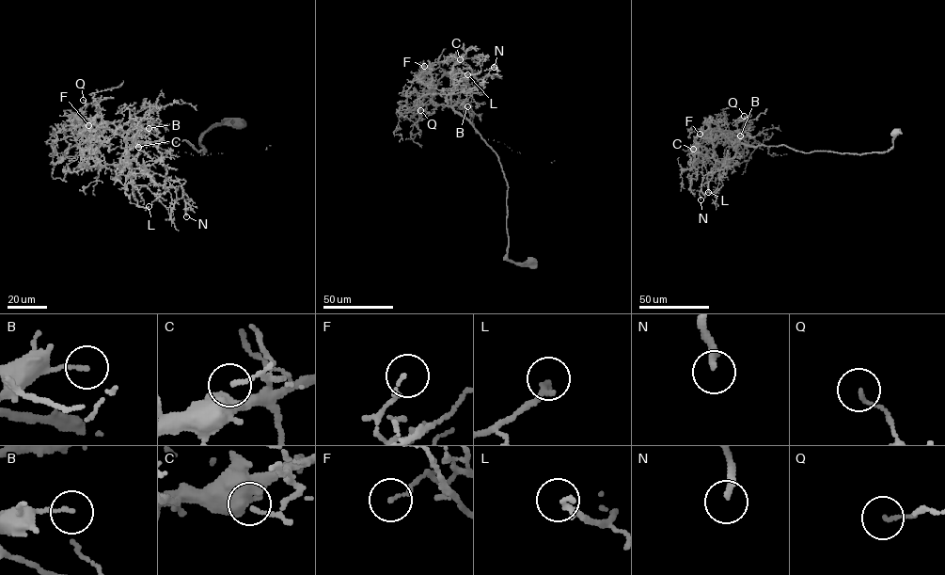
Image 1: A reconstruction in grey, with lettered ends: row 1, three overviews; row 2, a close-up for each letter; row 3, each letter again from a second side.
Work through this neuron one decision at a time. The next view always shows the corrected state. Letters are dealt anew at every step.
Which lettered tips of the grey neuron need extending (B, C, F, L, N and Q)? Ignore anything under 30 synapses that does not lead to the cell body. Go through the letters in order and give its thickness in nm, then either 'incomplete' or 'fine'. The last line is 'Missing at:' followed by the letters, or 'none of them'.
B: 120 nm thick; fine
C: 140 nm thick; fine
F: 130 nm thick; fine
L: 240 nm thick; fine
N: 240 nm thick; fine
Q: 130 nm thick; fine
Missing at: none of them

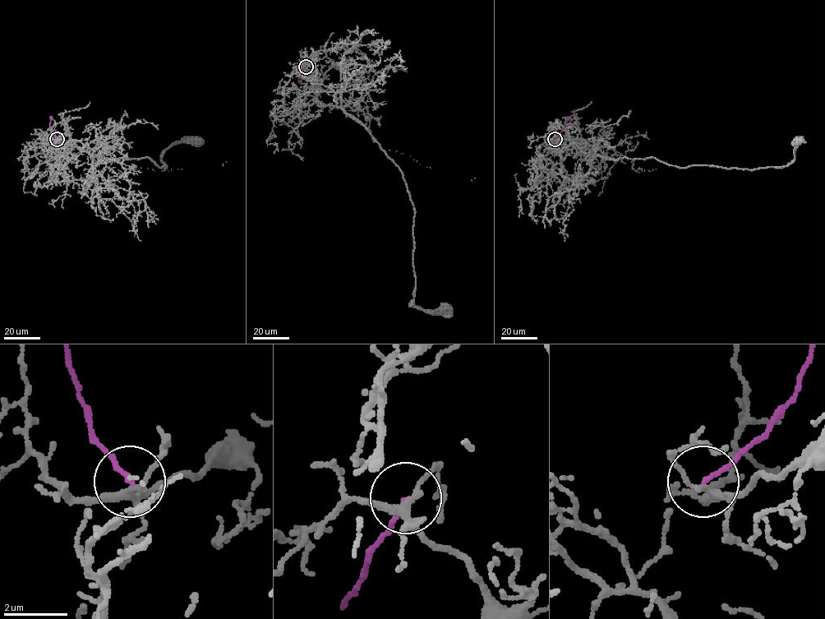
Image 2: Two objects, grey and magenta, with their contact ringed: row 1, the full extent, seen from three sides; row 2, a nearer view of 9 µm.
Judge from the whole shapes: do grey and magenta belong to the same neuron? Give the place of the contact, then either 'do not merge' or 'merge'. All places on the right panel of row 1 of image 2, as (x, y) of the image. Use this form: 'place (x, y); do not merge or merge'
place (555, 139); do not merge

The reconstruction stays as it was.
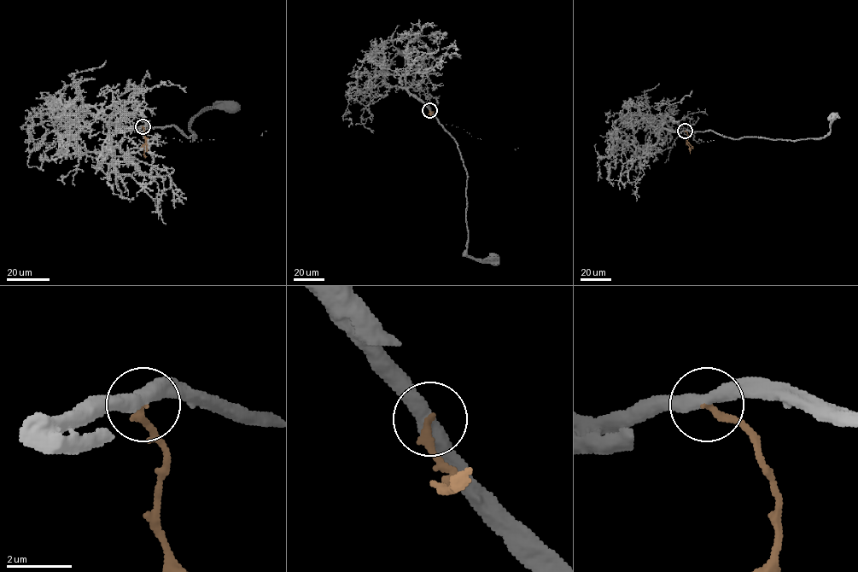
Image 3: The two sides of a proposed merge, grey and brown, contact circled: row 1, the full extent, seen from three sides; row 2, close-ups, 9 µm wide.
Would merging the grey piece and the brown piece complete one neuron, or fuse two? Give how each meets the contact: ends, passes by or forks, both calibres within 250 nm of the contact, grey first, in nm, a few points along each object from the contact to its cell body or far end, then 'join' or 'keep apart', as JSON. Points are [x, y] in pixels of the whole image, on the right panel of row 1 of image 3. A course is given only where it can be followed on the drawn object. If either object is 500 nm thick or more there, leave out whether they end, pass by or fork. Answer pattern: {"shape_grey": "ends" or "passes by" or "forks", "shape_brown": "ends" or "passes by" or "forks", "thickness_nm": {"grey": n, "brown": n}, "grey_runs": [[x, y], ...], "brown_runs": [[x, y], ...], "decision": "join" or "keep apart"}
{"shape_grey": "passes by", "shape_brown": "ends", "thickness_nm": {"grey": 460, "brown": 220}, "grey_runs": [[685, 131], [712, 131], [734, 139], [758, 137], [796, 141], [824, 137], [830, 131], [831, 117]], "brown_runs": [[685, 131], [688, 136], [686, 142], [690, 153]], "decision": "keep apart"}

